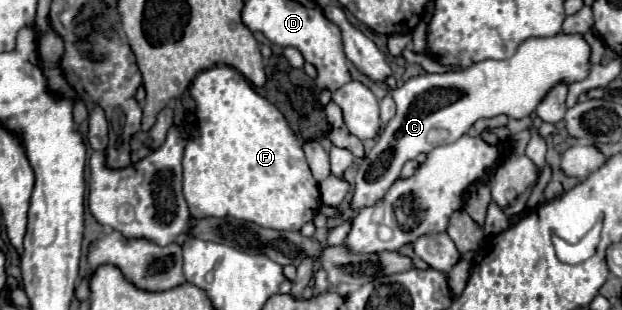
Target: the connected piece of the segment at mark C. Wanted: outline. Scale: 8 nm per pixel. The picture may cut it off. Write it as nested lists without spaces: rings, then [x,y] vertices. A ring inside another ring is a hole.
[[[563,34],[551,38],[525,40],[511,58],[481,60],[465,70],[449,70],[443,74],[421,74],[409,78],[401,88],[389,90],[397,104],[397,114],[379,134],[375,148],[365,156],[355,176],[351,210],[377,204],[391,184],[399,178],[407,160],[421,152],[431,152],[441,144],[459,140],[481,118],[505,114],[507,118],[527,118],[537,104],[557,84],[581,82],[591,70],[591,46],[583,34]]]

